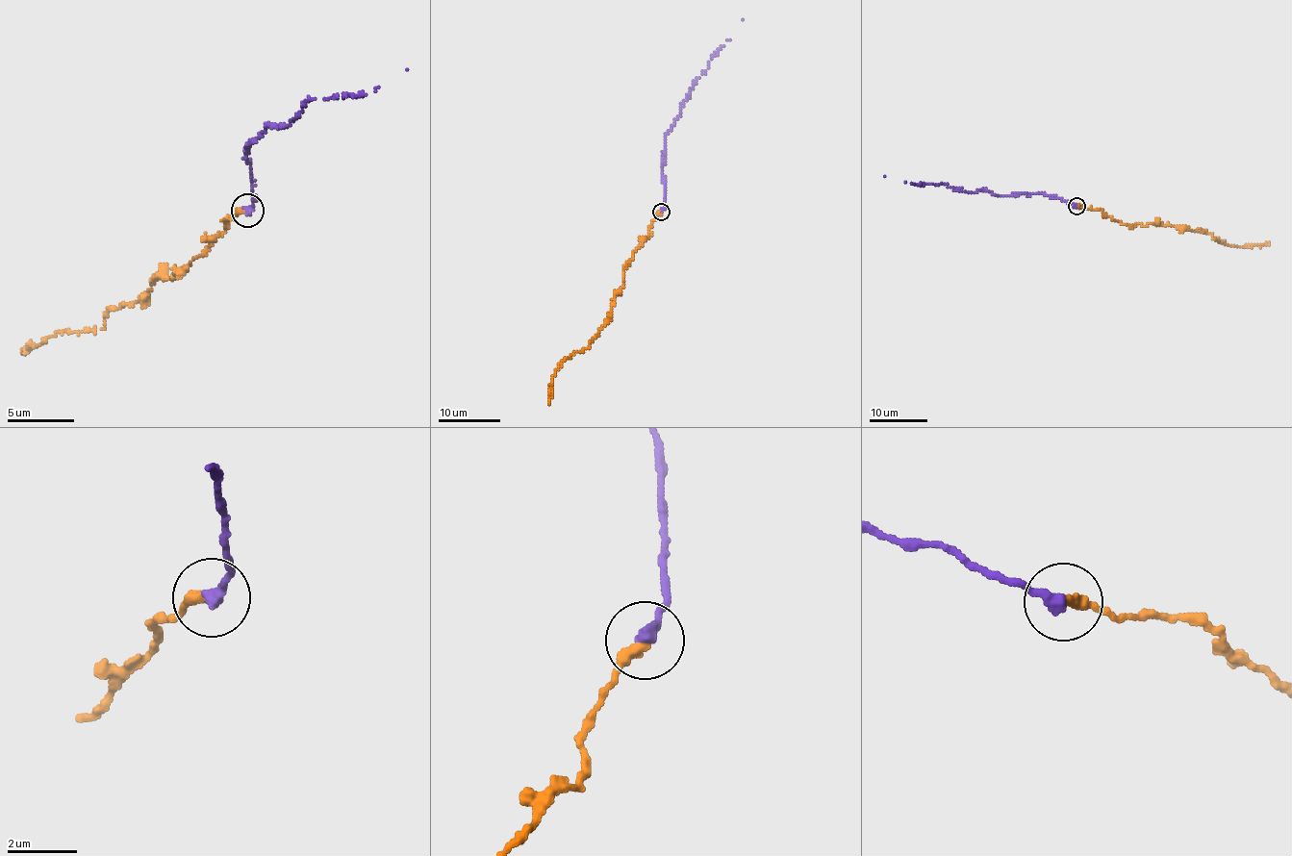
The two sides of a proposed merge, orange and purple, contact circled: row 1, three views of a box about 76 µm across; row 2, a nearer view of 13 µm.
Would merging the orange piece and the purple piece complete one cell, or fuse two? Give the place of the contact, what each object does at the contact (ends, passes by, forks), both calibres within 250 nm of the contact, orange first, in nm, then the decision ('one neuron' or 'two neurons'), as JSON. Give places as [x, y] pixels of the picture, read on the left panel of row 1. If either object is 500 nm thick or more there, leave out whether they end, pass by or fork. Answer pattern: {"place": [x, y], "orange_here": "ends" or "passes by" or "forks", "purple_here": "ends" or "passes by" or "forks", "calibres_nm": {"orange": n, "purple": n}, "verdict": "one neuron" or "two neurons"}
{"place": [247, 211], "orange_here": "ends", "purple_here": "ends", "calibres_nm": {"orange": 340, "purple": 380}, "verdict": "one neuron"}

